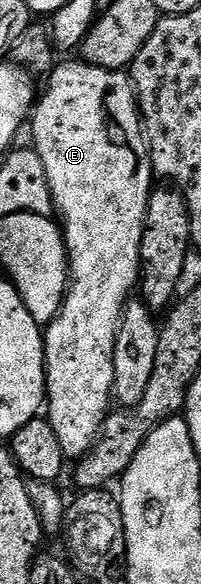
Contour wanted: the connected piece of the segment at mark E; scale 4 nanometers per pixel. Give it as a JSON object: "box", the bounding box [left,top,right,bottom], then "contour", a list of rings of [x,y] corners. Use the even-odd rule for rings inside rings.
{"box":[30,60,154,459],"contour":[[[83,60],[68,61],[65,65],[57,64],[47,78],[48,90],[39,94],[34,105],[34,112],[30,117],[30,129],[32,125],[32,141],[36,154],[42,159],[42,167],[46,167],[46,179],[50,183],[52,203],[55,216],[62,226],[64,245],[68,249],[68,272],[70,280],[68,291],[64,295],[64,302],[58,311],[58,315],[43,330],[44,334],[44,364],[46,366],[46,419],[50,427],[54,427],[54,435],[58,435],[58,443],[62,443],[62,451],[65,458],[84,459],[92,452],[100,429],[104,425],[104,418],[110,412],[113,404],[112,388],[114,387],[114,343],[120,330],[120,317],[124,313],[124,306],[128,304],[137,288],[140,280],[140,248],[142,247],[142,231],[144,220],[148,210],[148,199],[154,188],[154,174],[152,171],[152,158],[148,152],[148,142],[142,118],[140,106],[136,100],[136,91],[132,87],[131,76],[127,72],[118,69],[103,69],[97,65],[89,65]]]}

